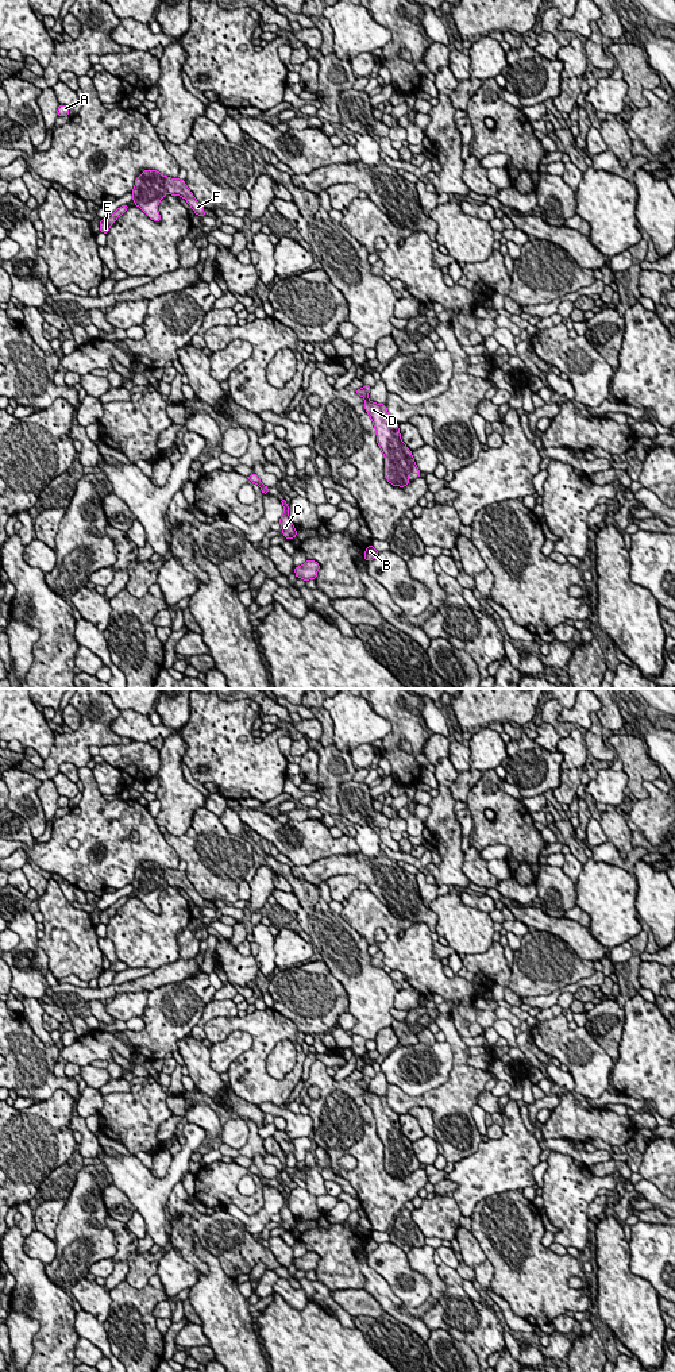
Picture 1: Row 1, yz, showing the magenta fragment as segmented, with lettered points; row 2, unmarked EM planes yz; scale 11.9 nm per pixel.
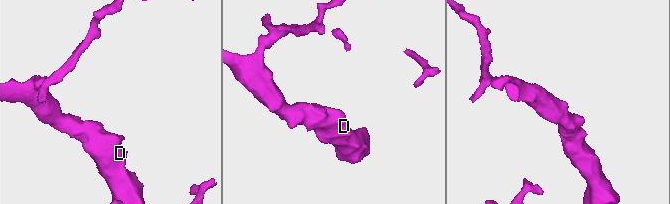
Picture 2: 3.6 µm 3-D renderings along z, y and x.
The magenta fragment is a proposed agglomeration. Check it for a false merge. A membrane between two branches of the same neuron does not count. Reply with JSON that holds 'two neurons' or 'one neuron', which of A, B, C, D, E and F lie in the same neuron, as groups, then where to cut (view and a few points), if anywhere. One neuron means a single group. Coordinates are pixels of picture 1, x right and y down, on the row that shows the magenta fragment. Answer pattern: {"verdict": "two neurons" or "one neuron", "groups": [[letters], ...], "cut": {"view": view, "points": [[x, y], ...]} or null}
{"verdict": "one neuron", "groups": [["A", "B", "C", "D", "E", "F"]], "cut": null}

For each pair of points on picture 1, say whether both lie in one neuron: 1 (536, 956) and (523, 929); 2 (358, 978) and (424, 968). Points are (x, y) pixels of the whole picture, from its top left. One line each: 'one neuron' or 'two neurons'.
1: two neurons
2: two neurons

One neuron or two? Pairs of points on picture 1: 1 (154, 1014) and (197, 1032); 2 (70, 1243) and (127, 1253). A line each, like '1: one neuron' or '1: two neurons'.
1: two neurons
2: two neurons

